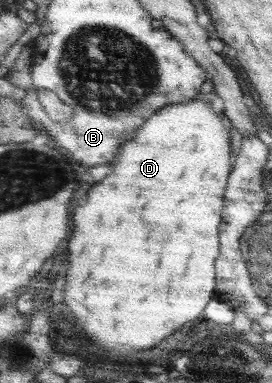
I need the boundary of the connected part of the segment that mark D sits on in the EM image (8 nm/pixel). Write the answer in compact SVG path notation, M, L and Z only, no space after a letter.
M196 97L187 104L173 104L171 108L163 108L163 112L157 112L155 116L151 116L151 120L147 120L147 126L143 125L130 140L131 144L122 146L123 152L120 150L119 156L115 160L115 172L109 174L109 178L105 178L101 184L97 184L89 192L85 206L75 208L75 232L68 242L69 268L67 268L64 303L69 306L69 310L75 318L75 326L81 328L79 337L87 339L87 344L83 344L83 347L91 349L92 354L109 352L109 354L117 354L123 358L133 358L137 352L151 350L175 332L183 329L185 322L197 322L197 318L201 316L205 306L216 296L216 260L220 254L219 224L222 224L222 212L225 208L227 178L230 178L234 166L231 166L233 150L231 150L229 130L223 122L225 114L221 110L213 108L207 101L208 98Z

